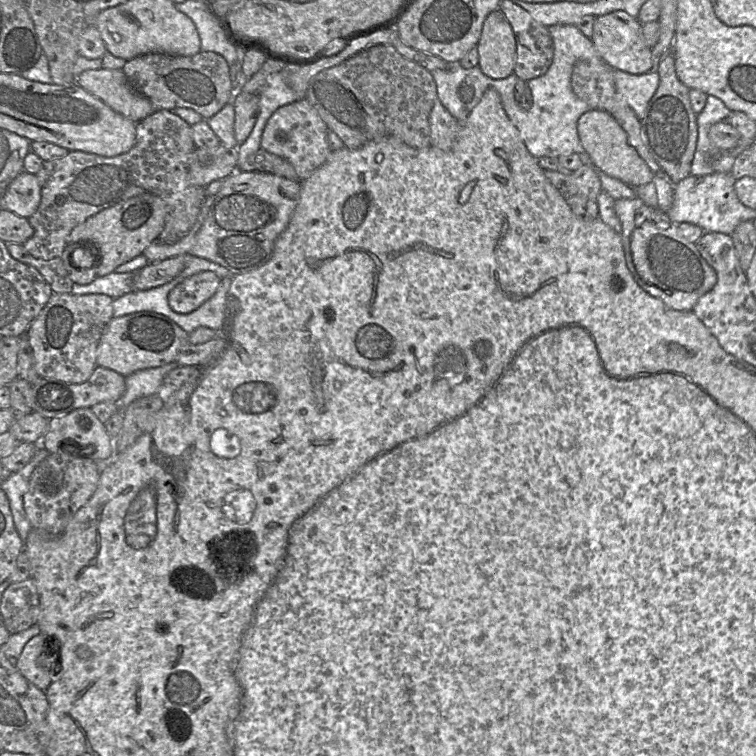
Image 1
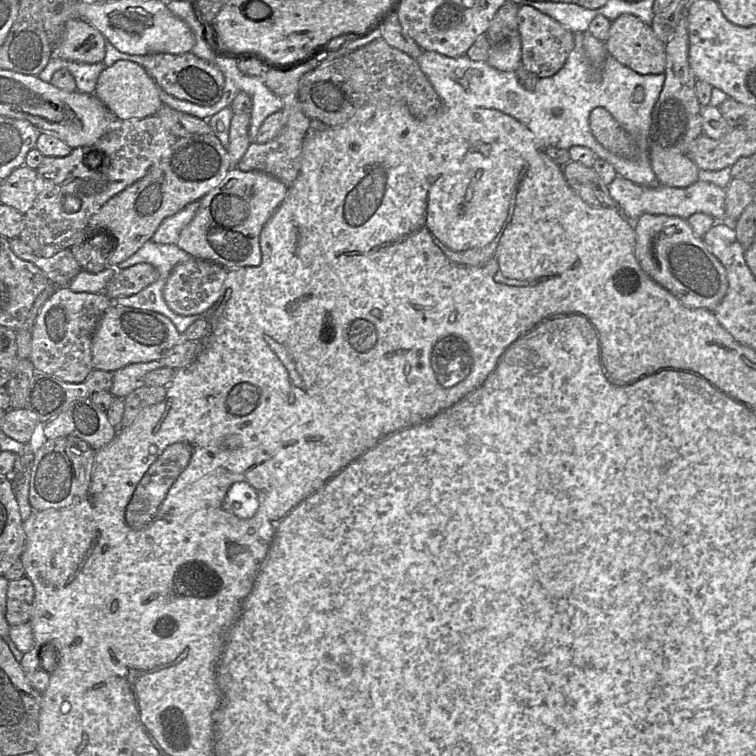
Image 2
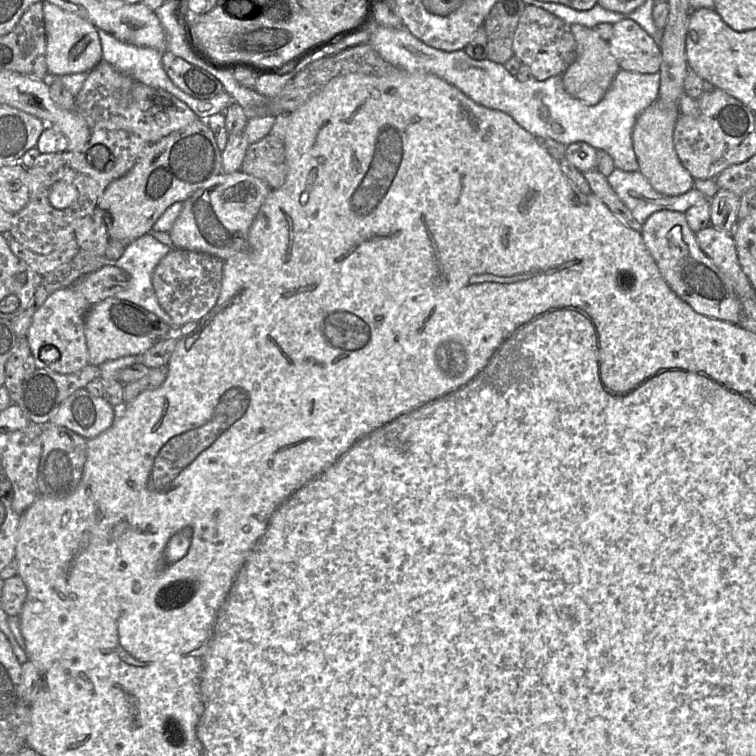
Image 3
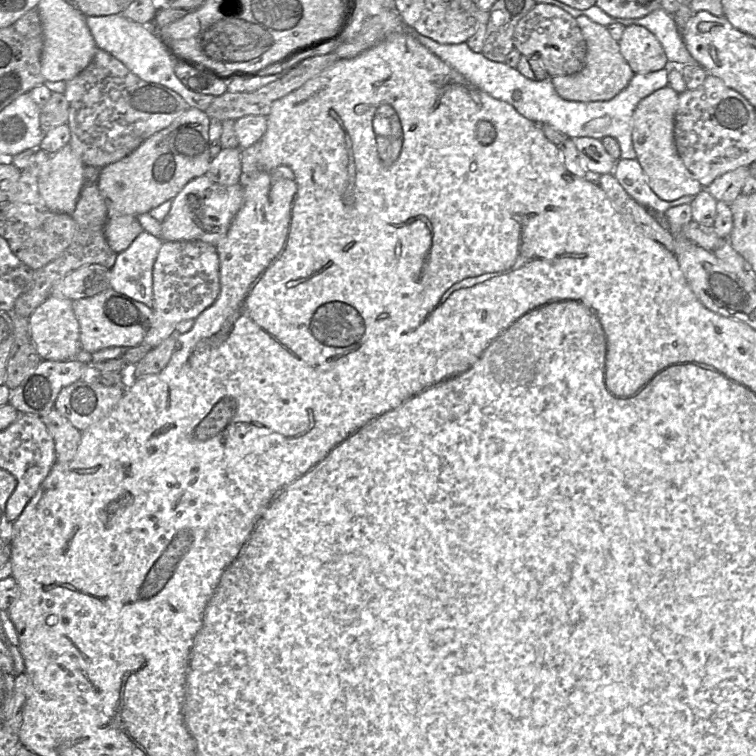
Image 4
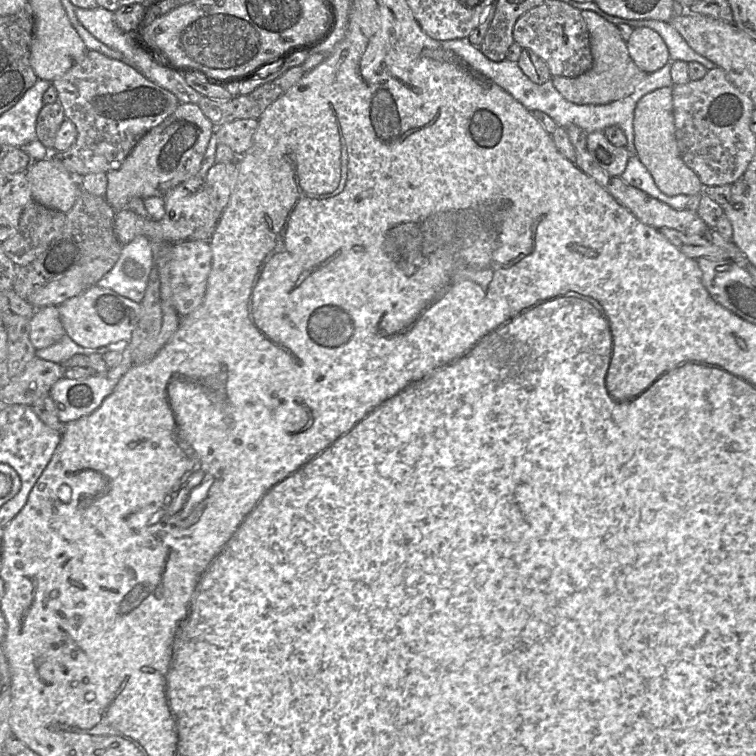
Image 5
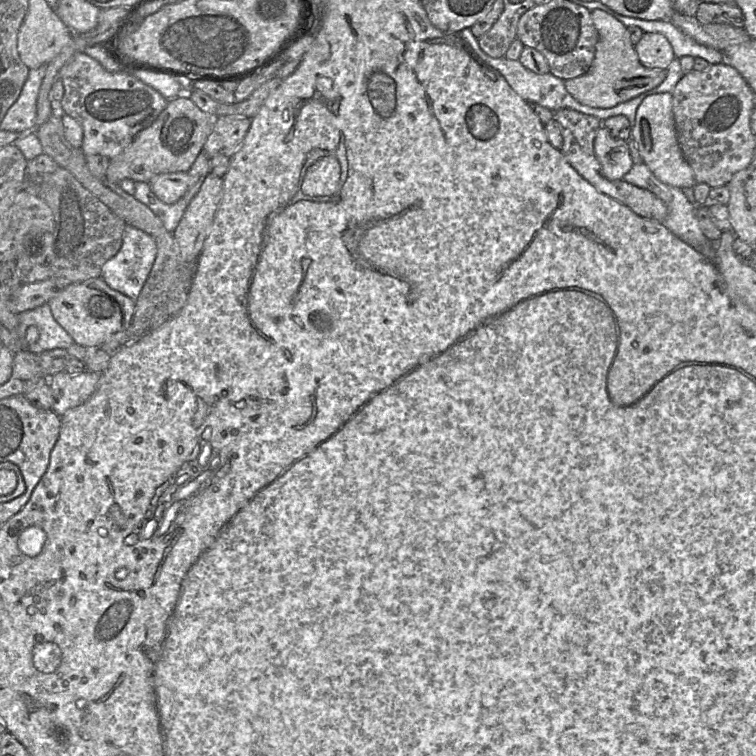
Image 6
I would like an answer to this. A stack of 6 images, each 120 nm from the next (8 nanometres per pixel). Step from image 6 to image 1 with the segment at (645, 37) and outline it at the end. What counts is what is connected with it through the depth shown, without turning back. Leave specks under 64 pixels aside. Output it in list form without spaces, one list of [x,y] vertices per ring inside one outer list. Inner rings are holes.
[[[621,10],[596,17],[591,41],[599,57],[613,69],[630,74],[643,74],[654,70],[652,48],[645,42],[642,25],[636,18]]]

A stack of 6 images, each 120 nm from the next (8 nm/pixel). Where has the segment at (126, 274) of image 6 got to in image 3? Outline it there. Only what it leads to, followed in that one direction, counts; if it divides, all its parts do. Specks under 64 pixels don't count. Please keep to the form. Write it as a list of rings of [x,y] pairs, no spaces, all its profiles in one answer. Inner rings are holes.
[[[148,233],[128,244],[122,256],[112,264],[130,275],[128,287],[115,297],[142,306],[173,329],[174,322],[161,308],[152,284],[154,269],[172,248],[175,247],[159,242]]]

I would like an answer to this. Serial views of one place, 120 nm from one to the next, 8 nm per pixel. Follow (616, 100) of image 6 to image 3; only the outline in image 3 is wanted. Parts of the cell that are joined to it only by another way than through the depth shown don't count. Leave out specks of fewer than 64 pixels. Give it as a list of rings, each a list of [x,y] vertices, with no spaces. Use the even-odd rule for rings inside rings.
[[[572,24],[571,28],[577,42],[578,55],[575,62],[562,74],[563,85],[571,96],[586,105],[595,105],[603,99],[621,68],[611,52],[609,42],[601,38],[594,28],[581,24]]]

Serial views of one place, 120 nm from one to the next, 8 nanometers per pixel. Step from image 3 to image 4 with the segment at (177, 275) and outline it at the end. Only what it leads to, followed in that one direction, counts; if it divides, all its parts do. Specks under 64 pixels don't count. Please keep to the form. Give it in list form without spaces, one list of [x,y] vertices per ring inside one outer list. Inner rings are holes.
[[[202,241],[163,242],[153,266],[152,322],[143,343],[155,347],[174,336],[180,322],[195,320],[213,305],[219,293],[220,261],[216,246]]]

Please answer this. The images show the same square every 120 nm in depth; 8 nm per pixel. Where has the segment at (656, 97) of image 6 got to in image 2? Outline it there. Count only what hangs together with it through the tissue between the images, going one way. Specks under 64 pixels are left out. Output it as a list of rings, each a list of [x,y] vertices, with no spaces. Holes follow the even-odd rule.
[[[650,141],[649,158],[662,186],[685,188],[698,181],[699,168],[684,153]]]

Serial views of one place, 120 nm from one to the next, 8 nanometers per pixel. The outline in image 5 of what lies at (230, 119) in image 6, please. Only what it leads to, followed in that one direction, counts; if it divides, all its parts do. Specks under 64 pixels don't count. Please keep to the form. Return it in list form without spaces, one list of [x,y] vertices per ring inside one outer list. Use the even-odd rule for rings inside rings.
[[[238,119],[216,127],[214,134],[217,144],[227,145],[237,156],[241,156],[251,147],[257,127],[257,119]]]

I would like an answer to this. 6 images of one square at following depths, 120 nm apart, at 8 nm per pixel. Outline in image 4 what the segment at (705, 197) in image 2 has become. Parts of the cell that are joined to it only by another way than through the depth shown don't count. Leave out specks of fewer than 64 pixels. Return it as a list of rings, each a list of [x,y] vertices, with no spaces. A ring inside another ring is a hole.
[[[620,158],[613,173],[623,189],[640,205],[655,215],[663,215],[671,207],[690,204],[694,196],[685,195],[673,201],[661,199],[650,187],[647,175],[637,159]]]

